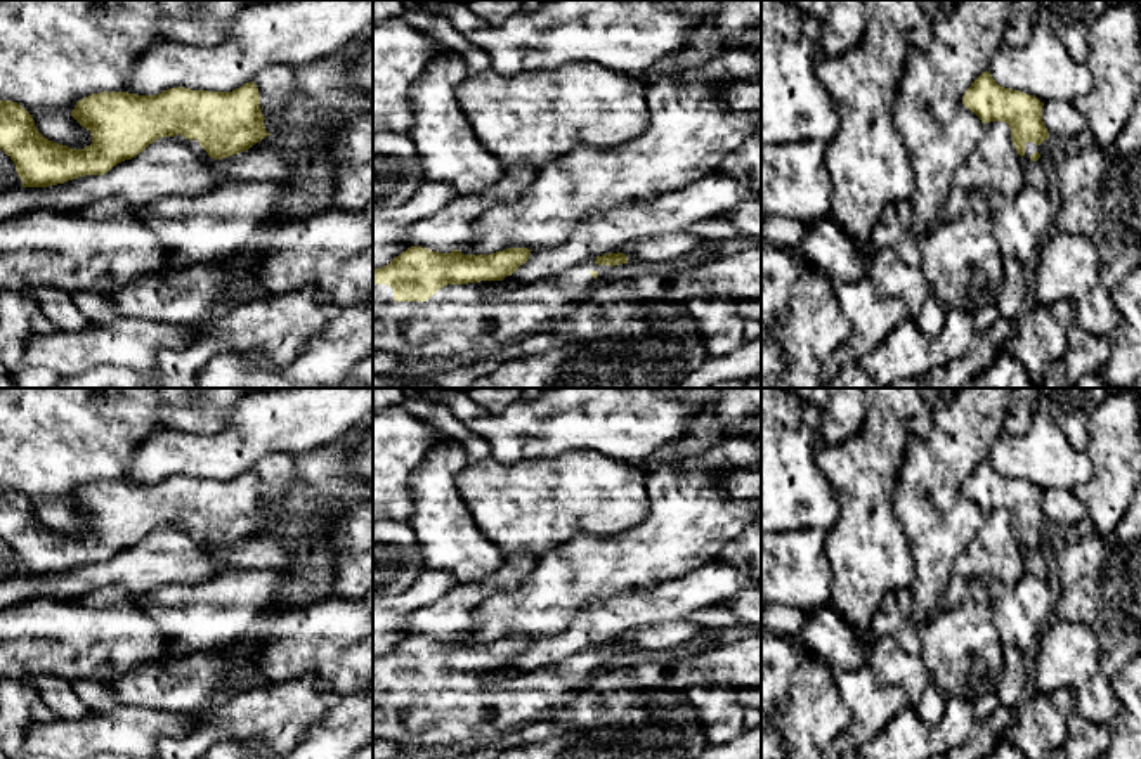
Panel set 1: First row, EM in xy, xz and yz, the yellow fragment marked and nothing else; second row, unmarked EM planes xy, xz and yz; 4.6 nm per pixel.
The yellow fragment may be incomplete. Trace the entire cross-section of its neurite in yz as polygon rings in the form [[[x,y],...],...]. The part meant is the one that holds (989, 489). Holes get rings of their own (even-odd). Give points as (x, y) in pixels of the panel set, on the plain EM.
[[[988,459],[981,461],[962,483],[962,492],[981,511],[1004,509],[1021,549],[1037,549],[1047,539],[1049,520],[1042,509],[1042,494],[1035,483],[1004,477]]]

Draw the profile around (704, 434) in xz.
[[[704,409],[690,419],[688,433],[683,438],[654,452],[643,464],[643,471],[652,473],[662,464],[678,464],[718,447],[732,437],[753,437],[761,456],[761,414],[746,416],[737,430],[725,430],[718,425],[718,414],[713,409]]]

